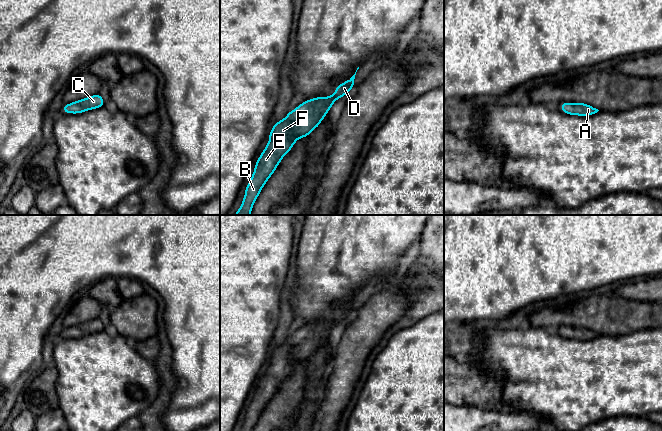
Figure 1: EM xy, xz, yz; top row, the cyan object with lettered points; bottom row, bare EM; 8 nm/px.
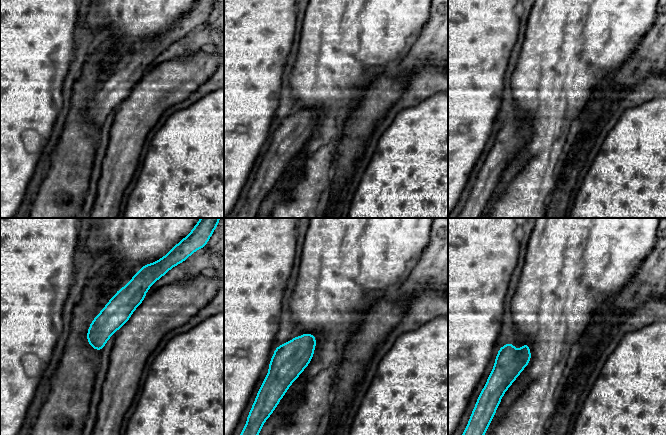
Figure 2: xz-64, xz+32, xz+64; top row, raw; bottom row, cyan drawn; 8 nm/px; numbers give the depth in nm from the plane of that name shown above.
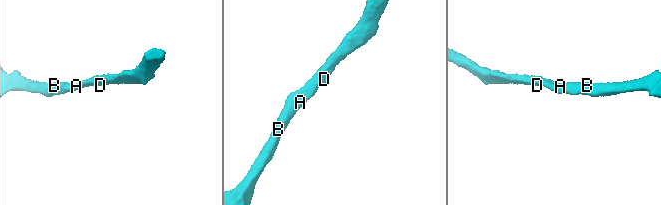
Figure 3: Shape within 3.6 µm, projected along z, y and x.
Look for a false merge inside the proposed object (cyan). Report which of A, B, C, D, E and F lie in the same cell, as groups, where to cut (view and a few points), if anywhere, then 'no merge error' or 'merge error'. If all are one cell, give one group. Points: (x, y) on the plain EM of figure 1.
A B C D E F; no cut; no merge error

